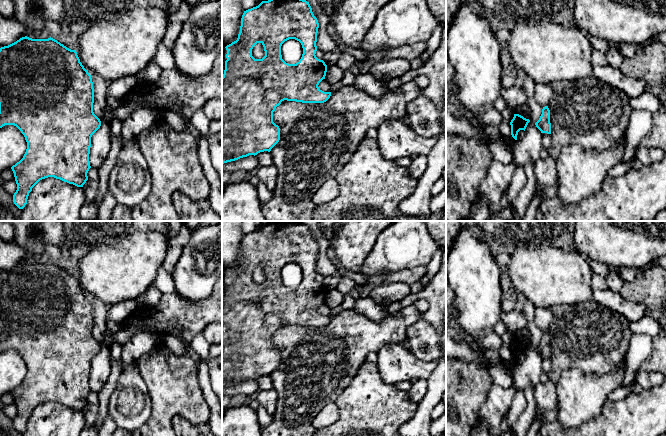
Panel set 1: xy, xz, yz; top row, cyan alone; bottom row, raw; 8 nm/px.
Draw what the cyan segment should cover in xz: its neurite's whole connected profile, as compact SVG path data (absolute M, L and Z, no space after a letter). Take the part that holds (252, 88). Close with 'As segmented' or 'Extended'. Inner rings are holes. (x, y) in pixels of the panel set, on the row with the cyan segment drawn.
M306 0L262 1L258 6L244 11L237 40L225 47L227 60L222 76L222 164L271 151L280 140L280 128L273 122L273 112L282 101L324 103L330 98L331 92L324 92L318 87L327 72L325 62L315 55L318 28L318 20ZM289 39L299 41L303 48L302 57L296 64L288 64L282 59L281 46ZM257 43L264 47L265 56L262 59L252 56L252 49Z. As segmented

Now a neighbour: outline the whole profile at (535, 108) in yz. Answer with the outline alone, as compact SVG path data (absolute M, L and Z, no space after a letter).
M526 74L526 79L522 87L525 90L527 96L526 103L530 110L529 120L534 124L539 120L543 109L542 106L534 99L535 84L534 80Z

